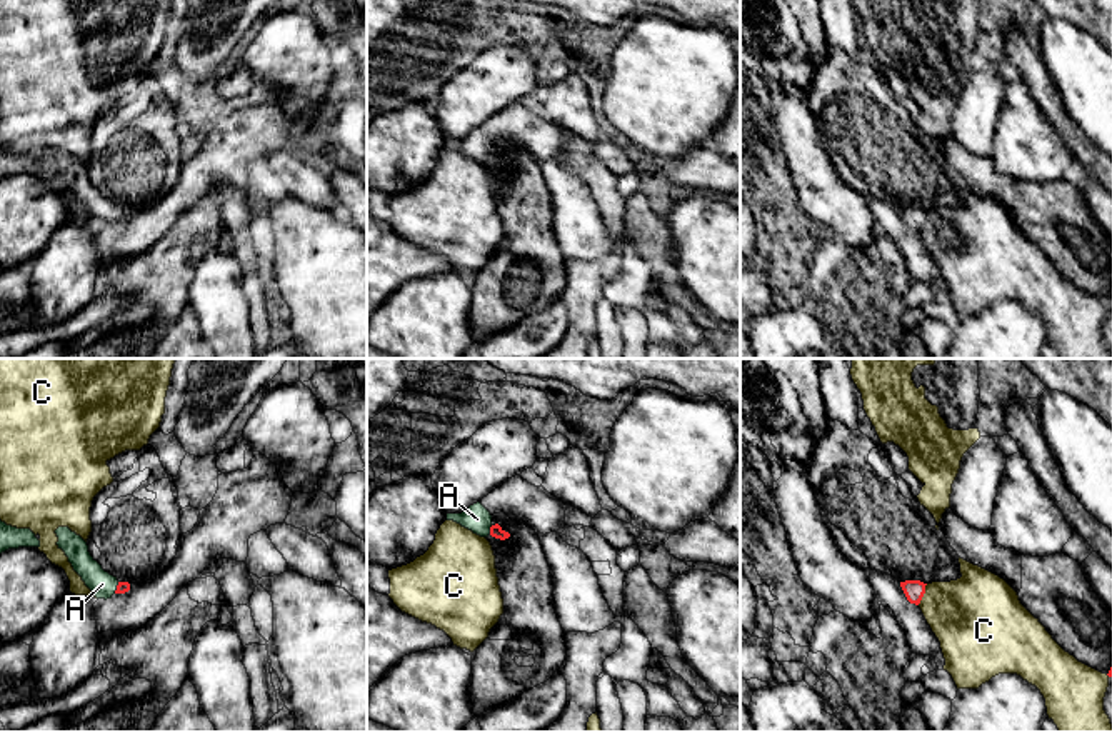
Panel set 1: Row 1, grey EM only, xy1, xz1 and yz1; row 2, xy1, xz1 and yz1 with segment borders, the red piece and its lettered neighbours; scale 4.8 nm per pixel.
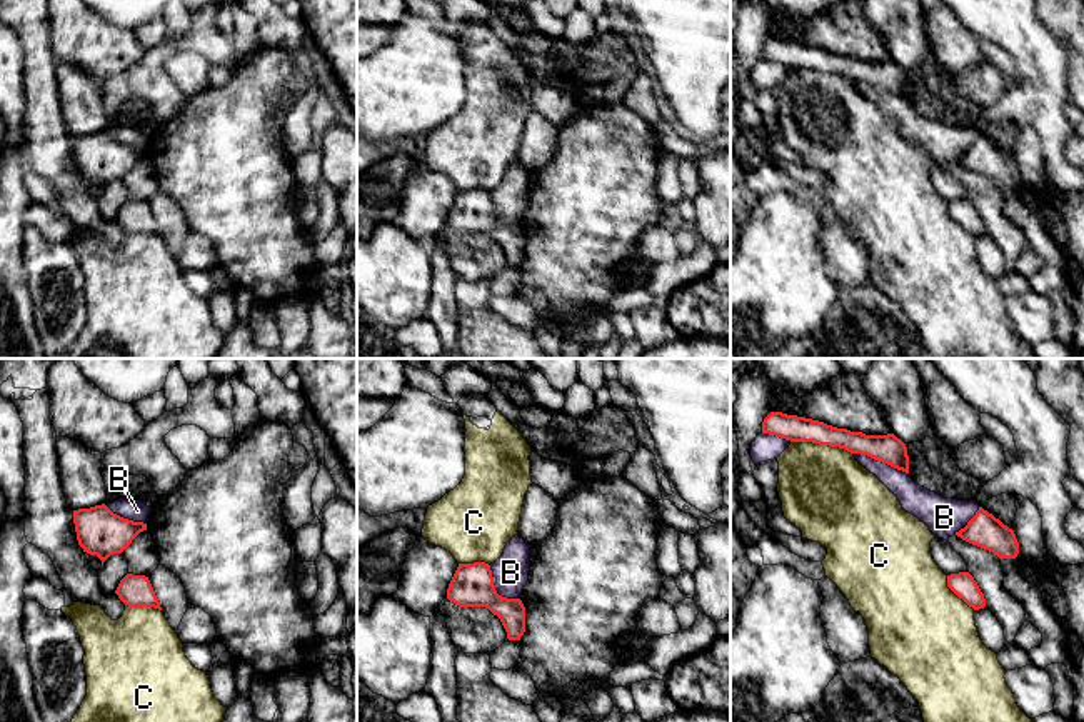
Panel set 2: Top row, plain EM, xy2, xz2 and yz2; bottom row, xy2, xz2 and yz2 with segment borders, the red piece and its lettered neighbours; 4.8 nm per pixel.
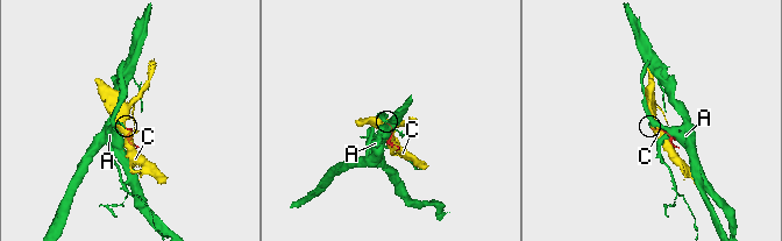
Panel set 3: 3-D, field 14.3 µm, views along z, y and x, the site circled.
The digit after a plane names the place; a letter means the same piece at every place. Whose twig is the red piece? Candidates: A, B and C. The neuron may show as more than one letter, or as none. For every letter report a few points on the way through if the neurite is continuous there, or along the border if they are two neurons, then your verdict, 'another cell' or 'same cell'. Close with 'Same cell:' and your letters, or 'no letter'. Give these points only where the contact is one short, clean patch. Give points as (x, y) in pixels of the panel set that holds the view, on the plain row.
A: across xz1 (495, 157), (490, 155), (477, 145) | same cell
B: another cell
C: another cell
Same cell: A

